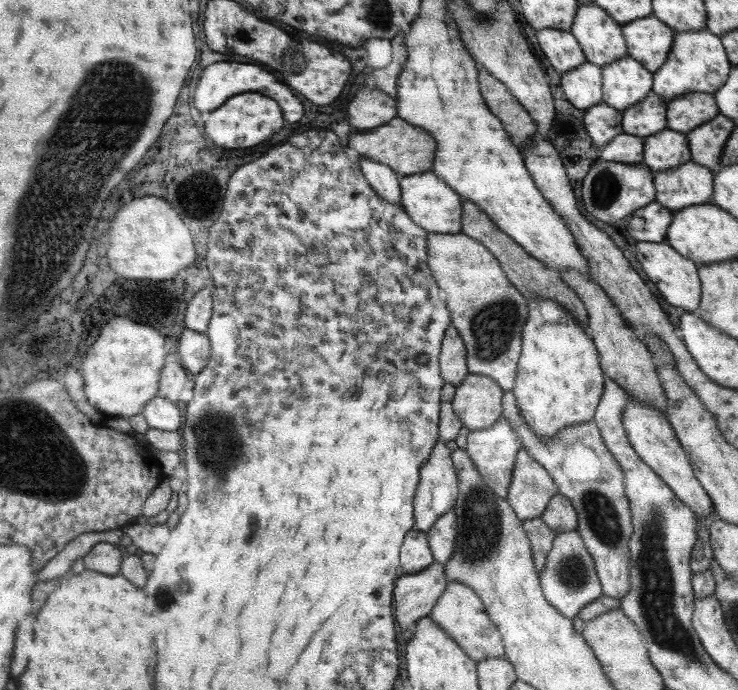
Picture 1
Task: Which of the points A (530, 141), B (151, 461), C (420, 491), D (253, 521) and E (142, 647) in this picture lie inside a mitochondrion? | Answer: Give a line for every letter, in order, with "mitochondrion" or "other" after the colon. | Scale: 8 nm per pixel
A: other
B: other
C: other
D: mitochondrion
E: other

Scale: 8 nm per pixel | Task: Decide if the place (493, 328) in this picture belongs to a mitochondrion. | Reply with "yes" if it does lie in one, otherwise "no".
yes

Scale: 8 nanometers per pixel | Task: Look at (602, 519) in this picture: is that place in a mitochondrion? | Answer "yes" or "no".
yes

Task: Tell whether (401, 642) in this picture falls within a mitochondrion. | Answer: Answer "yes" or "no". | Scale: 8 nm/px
no

